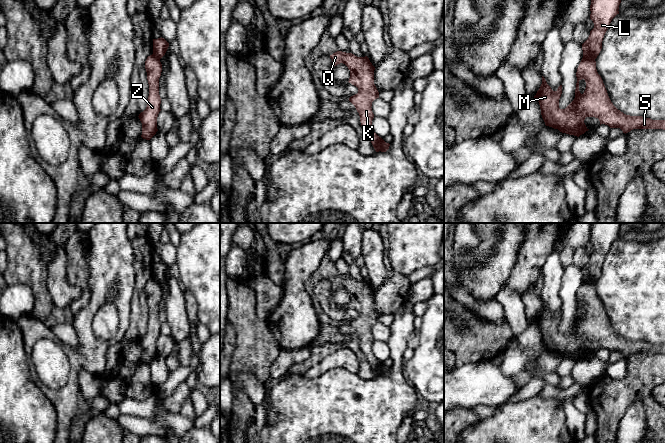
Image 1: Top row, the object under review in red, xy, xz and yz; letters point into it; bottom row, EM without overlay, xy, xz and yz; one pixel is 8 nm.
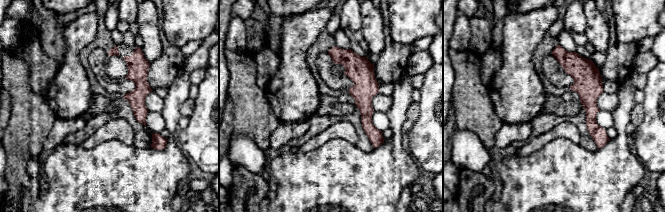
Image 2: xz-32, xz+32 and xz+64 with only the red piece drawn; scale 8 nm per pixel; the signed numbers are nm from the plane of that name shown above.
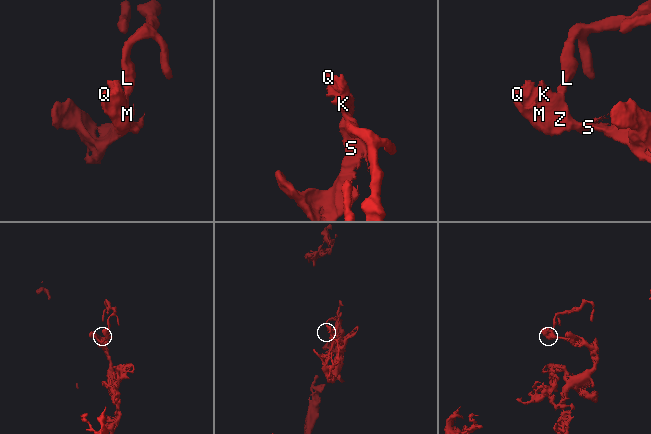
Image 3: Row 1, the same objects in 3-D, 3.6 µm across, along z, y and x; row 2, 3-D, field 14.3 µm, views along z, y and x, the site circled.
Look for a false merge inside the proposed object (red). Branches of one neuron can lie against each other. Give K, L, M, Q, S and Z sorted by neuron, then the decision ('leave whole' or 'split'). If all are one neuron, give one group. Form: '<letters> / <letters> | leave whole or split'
K M Q S Z / L | split

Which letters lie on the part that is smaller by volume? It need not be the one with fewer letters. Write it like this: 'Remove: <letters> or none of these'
Remove: L

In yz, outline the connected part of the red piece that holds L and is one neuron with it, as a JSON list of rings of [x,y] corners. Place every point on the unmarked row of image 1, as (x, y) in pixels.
[[[592,223],[590,243],[594,252],[588,263],[582,268],[583,281],[596,283],[602,273],[604,259],[612,245],[619,238],[622,223]]]

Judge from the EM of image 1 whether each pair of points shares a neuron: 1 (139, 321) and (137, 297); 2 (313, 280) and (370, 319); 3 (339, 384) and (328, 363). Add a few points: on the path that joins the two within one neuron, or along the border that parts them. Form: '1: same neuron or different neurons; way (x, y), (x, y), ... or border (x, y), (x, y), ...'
1: same neuron; way (139, 315), (139, 303)
2: same neuron; way (330, 275), (338, 281), (345, 281), (363, 302)
3: different neurons; border (354, 373), (336, 367), (316, 377), (309, 378)

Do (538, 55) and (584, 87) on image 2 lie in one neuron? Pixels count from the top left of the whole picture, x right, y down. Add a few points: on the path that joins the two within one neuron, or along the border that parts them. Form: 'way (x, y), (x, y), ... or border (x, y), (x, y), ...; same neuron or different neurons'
way (551, 51), (556, 51), (579, 74); same neuron

